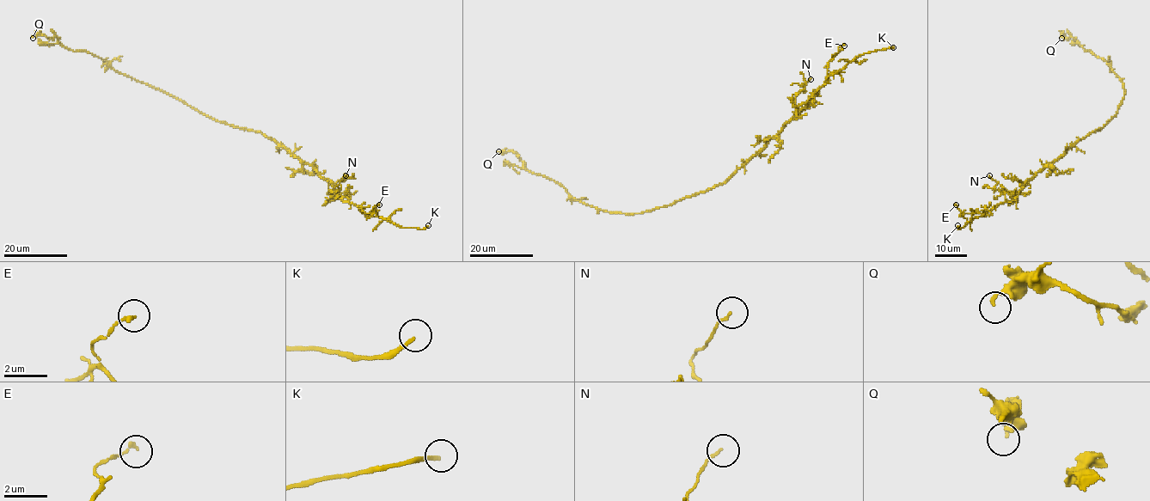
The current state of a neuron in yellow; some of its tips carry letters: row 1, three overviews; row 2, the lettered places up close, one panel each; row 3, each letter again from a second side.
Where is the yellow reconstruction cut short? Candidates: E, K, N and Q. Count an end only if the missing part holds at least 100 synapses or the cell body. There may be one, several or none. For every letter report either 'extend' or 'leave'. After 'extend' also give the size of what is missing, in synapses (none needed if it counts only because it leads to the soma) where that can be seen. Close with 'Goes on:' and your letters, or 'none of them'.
E: leave
K: extend
N: leave
Q: leave
Goes on: K

